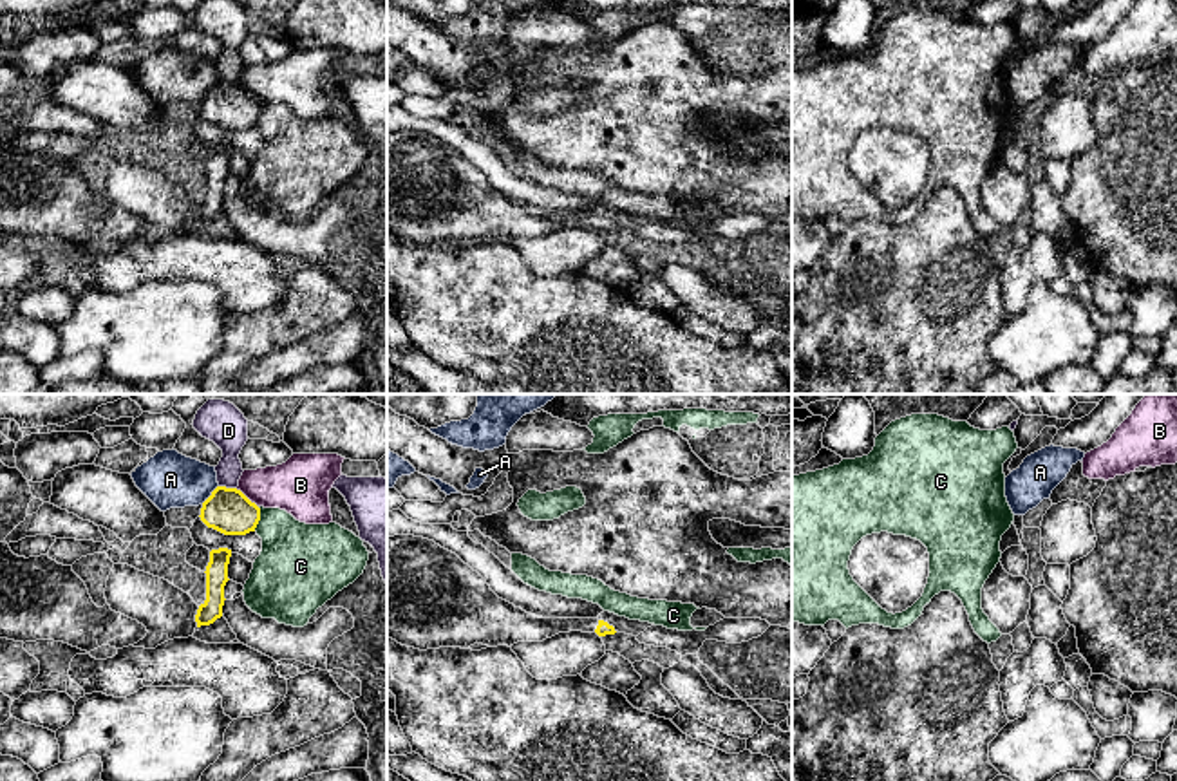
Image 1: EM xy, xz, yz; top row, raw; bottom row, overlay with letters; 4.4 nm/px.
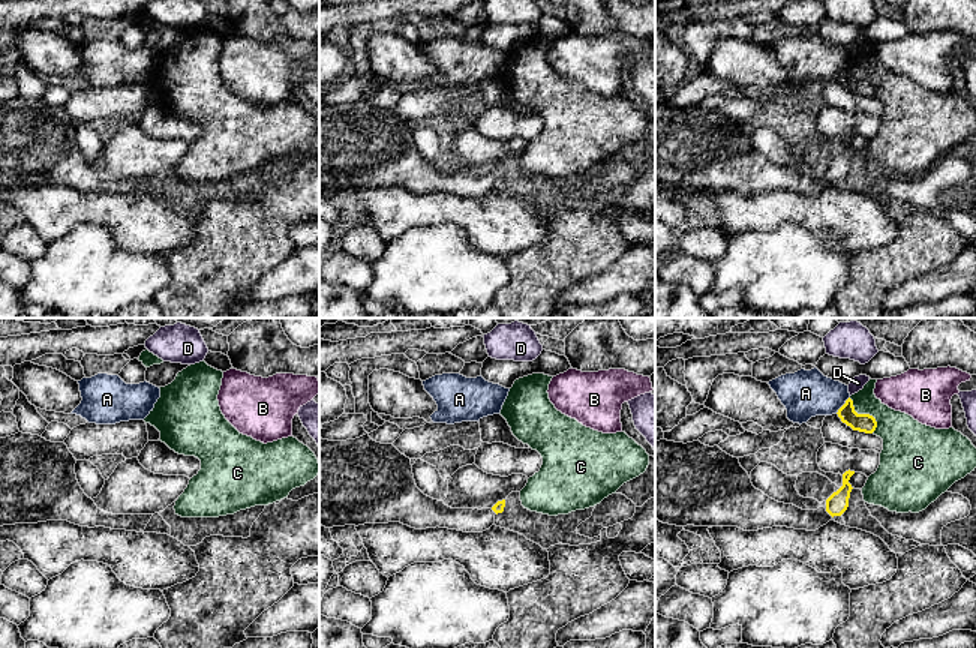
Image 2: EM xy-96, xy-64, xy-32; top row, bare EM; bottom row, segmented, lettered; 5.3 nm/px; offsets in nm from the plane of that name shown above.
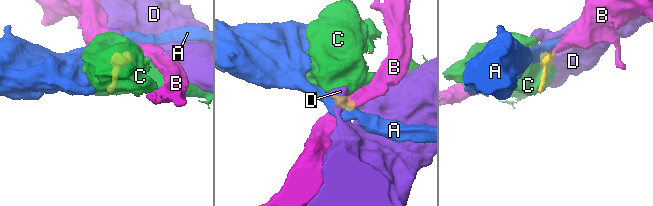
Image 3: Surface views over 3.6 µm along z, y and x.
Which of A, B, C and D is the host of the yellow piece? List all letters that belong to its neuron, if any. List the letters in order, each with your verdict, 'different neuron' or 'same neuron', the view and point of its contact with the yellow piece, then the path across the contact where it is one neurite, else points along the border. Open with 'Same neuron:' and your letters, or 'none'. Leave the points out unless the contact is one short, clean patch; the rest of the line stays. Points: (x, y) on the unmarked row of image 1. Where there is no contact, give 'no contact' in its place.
Same neuron: none
A: different neuron; meets yellow in xy at (212, 89); border along xy (217, 80), (201, 98)
B: different neuron; meets yellow in xy at (244, 91); border along xy (235, 84), (257, 102)
C: different neuron; meets yellow in xy at (259, 114); border along xy (259, 102), (259, 118), (254, 125)
D: different neuron; meets yellow in xy at (228, 84); border along xy (219, 80), (235, 84)

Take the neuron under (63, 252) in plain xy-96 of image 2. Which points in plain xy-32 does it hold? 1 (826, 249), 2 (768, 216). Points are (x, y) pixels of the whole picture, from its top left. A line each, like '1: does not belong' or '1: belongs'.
1: belongs
2: does not belong

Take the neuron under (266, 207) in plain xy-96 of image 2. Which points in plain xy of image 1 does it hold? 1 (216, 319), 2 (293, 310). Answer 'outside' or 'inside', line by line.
1: outside
2: inside

